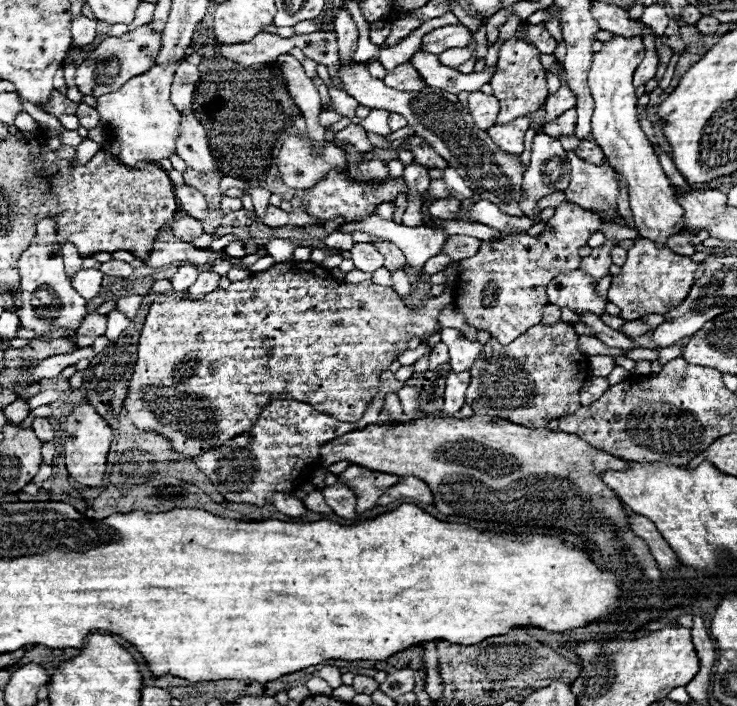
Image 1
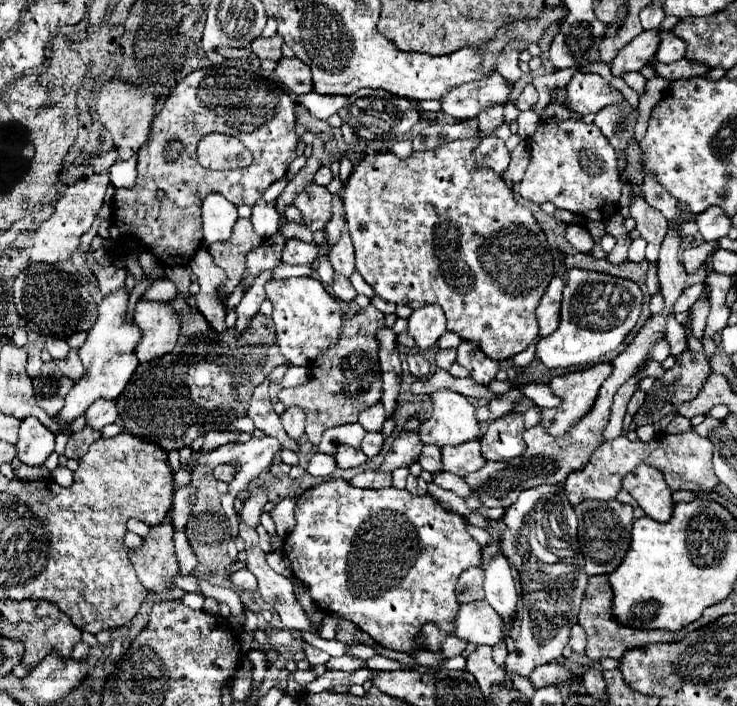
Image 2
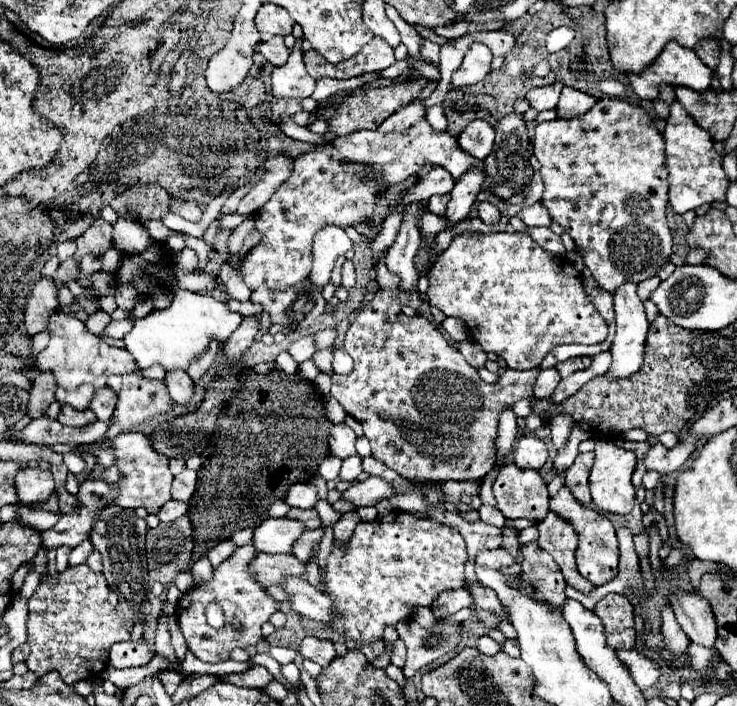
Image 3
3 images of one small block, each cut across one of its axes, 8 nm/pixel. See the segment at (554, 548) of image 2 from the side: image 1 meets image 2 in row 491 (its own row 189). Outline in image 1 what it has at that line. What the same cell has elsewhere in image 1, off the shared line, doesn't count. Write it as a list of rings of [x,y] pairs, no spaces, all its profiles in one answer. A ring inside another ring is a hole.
[[[536,134],[532,146],[532,160],[524,174],[524,196],[520,200],[526,216],[536,220],[540,212],[536,212],[536,202],[546,194],[566,190],[570,182],[570,162],[566,158],[566,150],[562,144],[546,134]]]

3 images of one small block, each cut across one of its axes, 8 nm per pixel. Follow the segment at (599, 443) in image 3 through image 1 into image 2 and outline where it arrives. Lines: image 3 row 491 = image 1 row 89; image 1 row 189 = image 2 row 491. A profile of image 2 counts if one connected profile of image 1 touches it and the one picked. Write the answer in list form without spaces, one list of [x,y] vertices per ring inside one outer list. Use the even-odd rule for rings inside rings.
[[[642,464],[622,480],[622,488],[638,502],[646,516],[666,522],[672,514],[672,490],[666,486],[662,472]]]

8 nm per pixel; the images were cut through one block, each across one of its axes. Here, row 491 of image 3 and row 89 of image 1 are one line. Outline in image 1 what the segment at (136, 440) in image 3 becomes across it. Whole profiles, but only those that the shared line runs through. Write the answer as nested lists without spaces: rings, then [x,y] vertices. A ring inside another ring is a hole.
[[[178,64],[154,66],[146,74],[130,78],[120,90],[108,92],[96,98],[96,110],[106,132],[120,144],[118,160],[126,166],[138,166],[142,162],[160,162],[176,154],[176,138],[180,130],[180,112],[170,102],[170,84]]]

